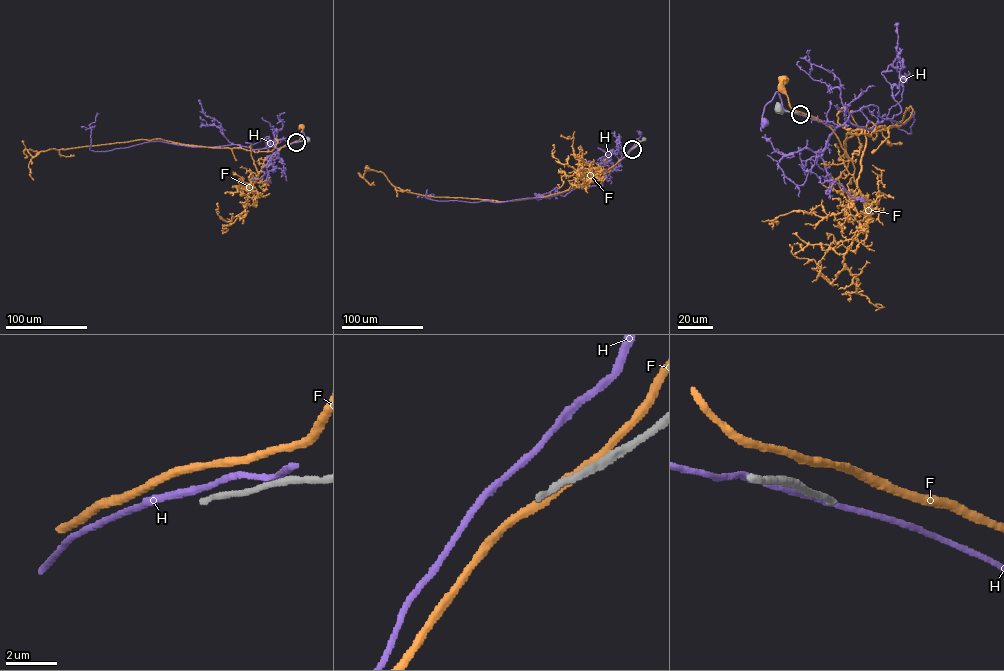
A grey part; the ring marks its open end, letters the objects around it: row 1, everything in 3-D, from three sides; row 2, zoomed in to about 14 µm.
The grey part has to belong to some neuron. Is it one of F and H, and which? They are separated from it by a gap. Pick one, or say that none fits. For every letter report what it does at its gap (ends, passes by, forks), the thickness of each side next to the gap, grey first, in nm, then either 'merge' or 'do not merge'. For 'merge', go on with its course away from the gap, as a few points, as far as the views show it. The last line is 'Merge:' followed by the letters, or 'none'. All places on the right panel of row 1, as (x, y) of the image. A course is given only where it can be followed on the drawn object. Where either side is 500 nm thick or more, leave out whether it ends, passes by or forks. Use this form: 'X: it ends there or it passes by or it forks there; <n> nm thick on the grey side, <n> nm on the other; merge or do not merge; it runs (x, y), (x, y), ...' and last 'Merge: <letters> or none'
F: it passes by; 240 nm thick on the grey side, 320 nm on the other; do not merge
H: it passes by; 240 nm thick on the grey side, 280 nm on the other; do not merge
Merge: none

